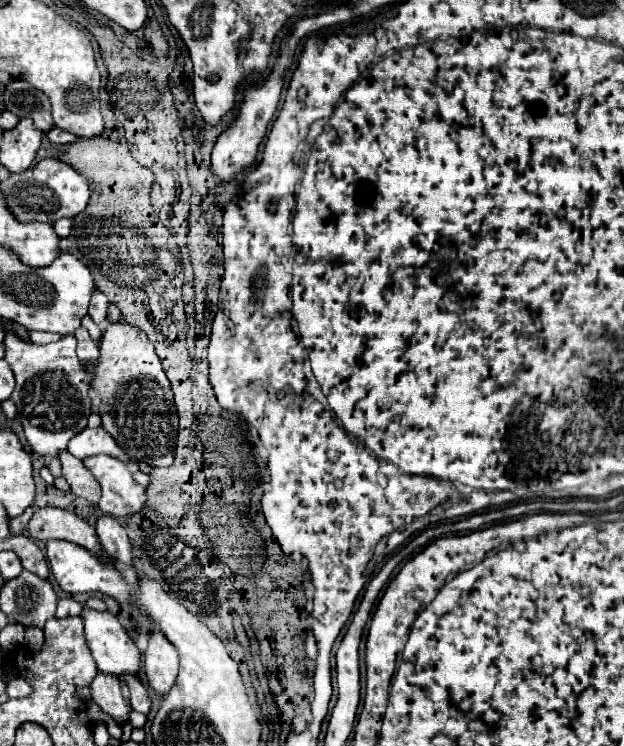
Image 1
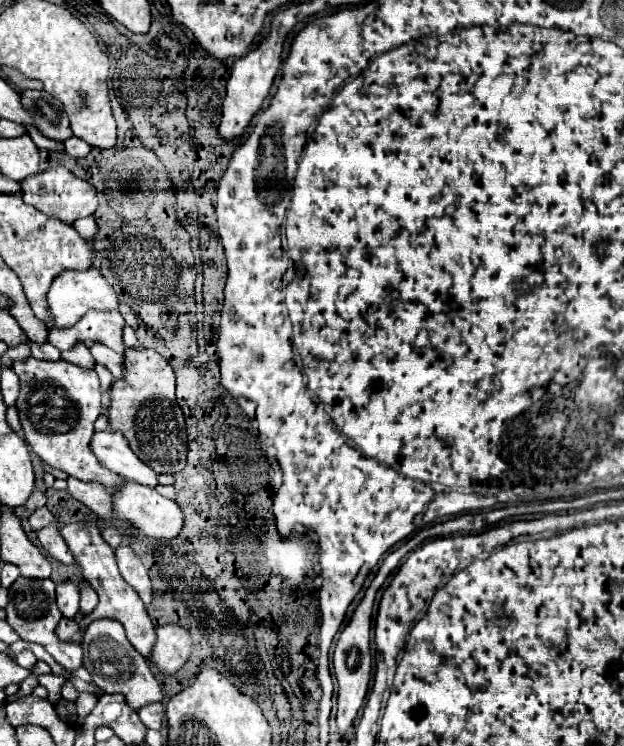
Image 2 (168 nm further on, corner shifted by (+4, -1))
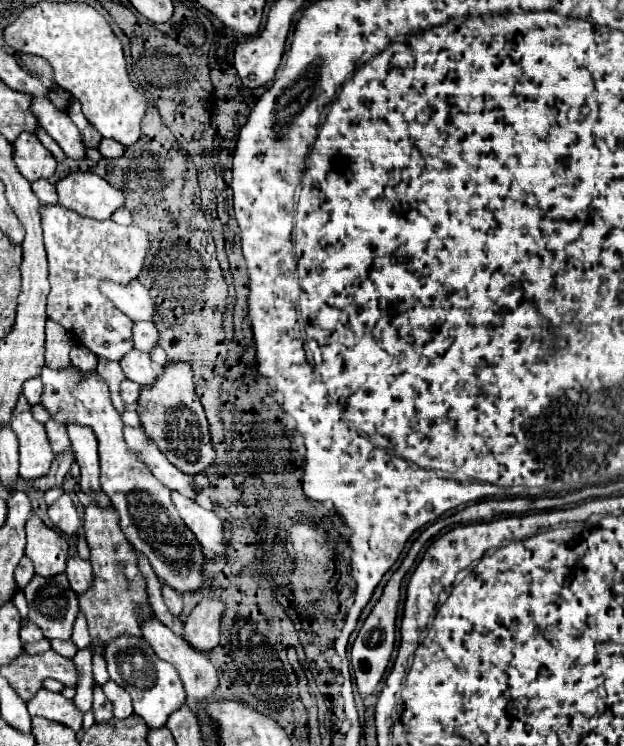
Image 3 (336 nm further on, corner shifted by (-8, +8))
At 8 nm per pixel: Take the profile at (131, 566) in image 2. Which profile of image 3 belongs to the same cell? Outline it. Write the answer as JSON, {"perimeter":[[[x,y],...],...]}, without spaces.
{"perimeter":[[[162,587],[162,593],[164,593],[164,601],[166,601],[170,613],[180,617],[182,615],[182,607],[184,607],[182,605],[182,597],[176,595],[176,591],[170,591],[170,587]]]}

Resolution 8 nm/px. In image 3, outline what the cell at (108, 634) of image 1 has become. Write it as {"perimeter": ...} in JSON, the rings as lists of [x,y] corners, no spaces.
{"perimeter":[[[120,637],[112,641],[106,647],[106,665],[108,665],[110,679],[116,681],[120,687],[140,689],[140,691],[128,691],[128,693],[134,703],[134,713],[140,715],[150,729],[166,727],[168,717],[174,711],[178,711],[186,701],[184,685],[178,671],[170,663],[158,659],[156,653],[150,649],[150,645],[144,641],[128,639],[128,637]]]}

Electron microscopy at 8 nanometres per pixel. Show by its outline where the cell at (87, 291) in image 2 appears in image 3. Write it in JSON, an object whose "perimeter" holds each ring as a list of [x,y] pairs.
{"perimeter":[[[100,283],[100,289],[132,321],[154,321],[154,315],[158,313],[158,305],[150,297],[150,293],[144,285],[132,283],[132,287],[122,289],[118,283]]]}

